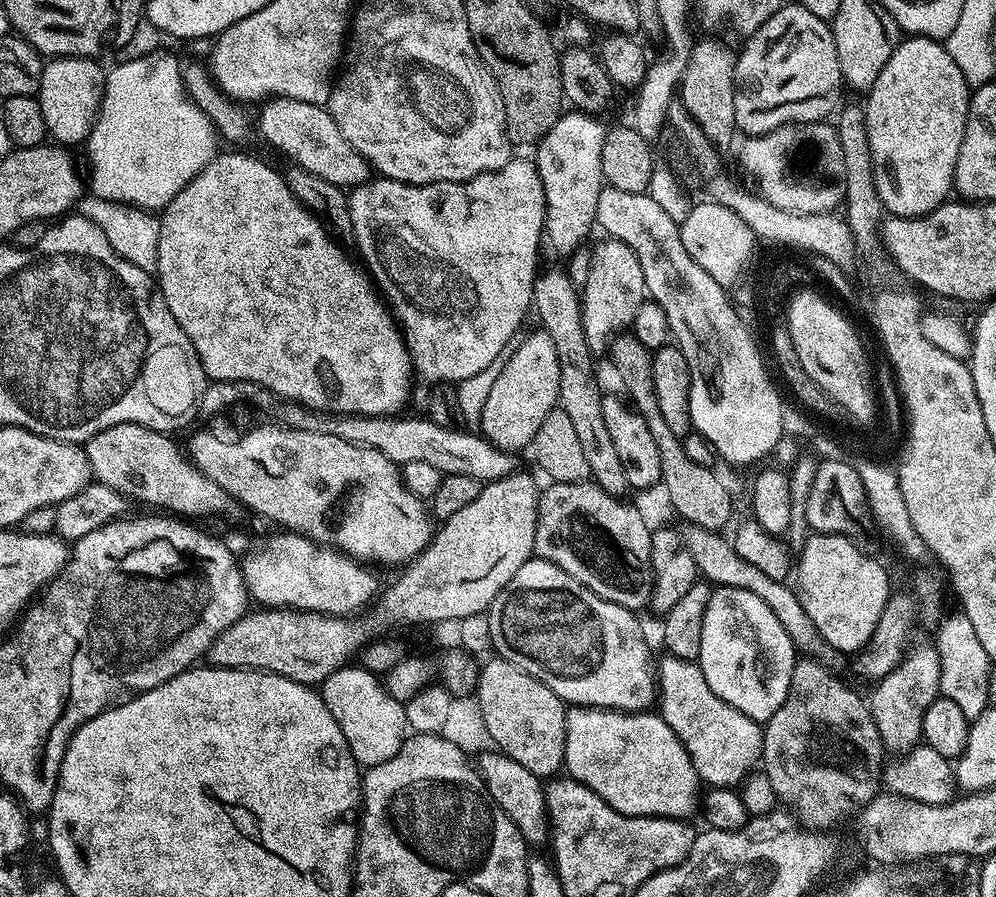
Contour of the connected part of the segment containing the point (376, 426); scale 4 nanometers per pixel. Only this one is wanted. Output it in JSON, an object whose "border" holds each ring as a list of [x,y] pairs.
{"border":[[[217,380],[205,387],[200,399],[199,411],[208,416],[216,416],[235,404],[245,400],[256,408],[261,408],[268,416],[273,416],[275,423],[290,430],[310,430],[322,434],[334,434],[346,442],[361,444],[367,448],[378,450],[390,458],[397,466],[406,462],[430,462],[430,466],[438,466],[438,470],[445,474],[466,474],[470,478],[478,478],[481,482],[501,480],[517,471],[517,457],[510,452],[504,452],[485,440],[483,435],[472,430],[456,432],[455,427],[443,428],[435,425],[429,418],[419,420],[419,415],[399,418],[390,416],[334,416],[331,414],[317,414],[305,404],[293,400],[285,400],[274,395],[261,384],[246,382],[245,380]]]}

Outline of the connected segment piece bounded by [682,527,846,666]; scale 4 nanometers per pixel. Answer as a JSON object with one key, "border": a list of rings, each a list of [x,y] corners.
{"border":[[[689,527],[687,531],[688,533],[684,532],[682,536],[684,545],[690,550],[690,558],[694,558],[697,573],[705,581],[716,586],[750,590],[750,594],[758,594],[758,598],[762,598],[762,602],[766,602],[766,606],[770,606],[770,610],[774,610],[774,618],[778,618],[778,622],[782,622],[782,630],[786,630],[786,634],[790,634],[790,642],[801,657],[818,660],[827,666],[837,666],[836,664],[846,660],[845,653],[830,646],[830,642],[826,642],[826,638],[822,638],[818,626],[814,626],[814,622],[810,622],[810,614],[806,614],[806,610],[796,598],[795,591],[785,581],[769,578],[767,574],[762,574],[762,570],[758,570],[753,564],[746,562],[746,558],[739,556],[736,549],[732,547],[731,539],[724,537],[723,540],[720,532],[693,527]]]}

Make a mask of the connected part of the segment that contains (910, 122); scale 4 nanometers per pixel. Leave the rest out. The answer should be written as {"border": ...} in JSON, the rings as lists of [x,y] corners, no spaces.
{"border":[[[914,36],[896,45],[866,99],[864,121],[881,205],[894,216],[927,216],[949,199],[948,191],[954,188],[970,85],[941,41]]]}

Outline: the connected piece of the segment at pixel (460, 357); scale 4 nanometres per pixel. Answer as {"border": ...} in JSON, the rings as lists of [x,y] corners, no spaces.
{"border":[[[513,158],[497,172],[483,172],[474,179],[463,182],[403,184],[397,180],[376,178],[369,183],[355,185],[347,193],[347,198],[350,219],[353,222],[354,243],[360,247],[359,259],[382,293],[383,299],[390,305],[403,331],[404,343],[408,346],[413,369],[423,372],[427,378],[436,378],[440,382],[459,382],[466,378],[474,378],[478,370],[486,370],[486,366],[497,363],[513,343],[512,335],[519,330],[524,315],[527,312],[529,315],[532,308],[532,285],[536,283],[538,275],[536,263],[540,260],[540,252],[542,253],[545,212],[542,178],[535,163],[531,159]]]}

